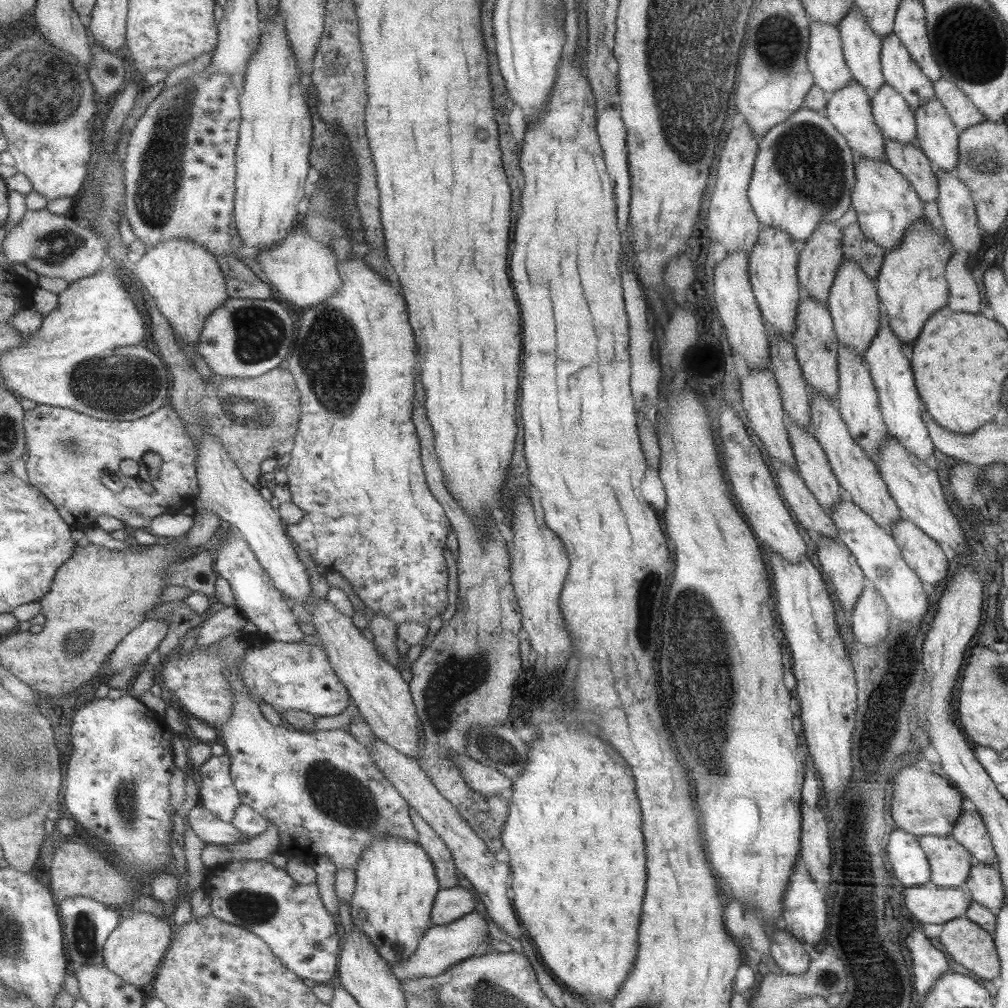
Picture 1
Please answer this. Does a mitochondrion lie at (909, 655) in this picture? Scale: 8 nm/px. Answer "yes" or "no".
no

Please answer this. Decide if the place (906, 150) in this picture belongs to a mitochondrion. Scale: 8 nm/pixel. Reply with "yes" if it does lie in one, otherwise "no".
no

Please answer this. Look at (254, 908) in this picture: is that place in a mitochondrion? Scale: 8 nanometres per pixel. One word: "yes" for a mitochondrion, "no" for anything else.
yes

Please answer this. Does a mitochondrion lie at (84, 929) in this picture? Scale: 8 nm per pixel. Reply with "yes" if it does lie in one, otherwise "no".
yes

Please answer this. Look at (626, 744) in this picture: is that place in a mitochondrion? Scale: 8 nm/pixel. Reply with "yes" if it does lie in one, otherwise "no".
no

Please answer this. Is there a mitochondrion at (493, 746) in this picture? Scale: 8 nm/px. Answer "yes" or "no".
yes

